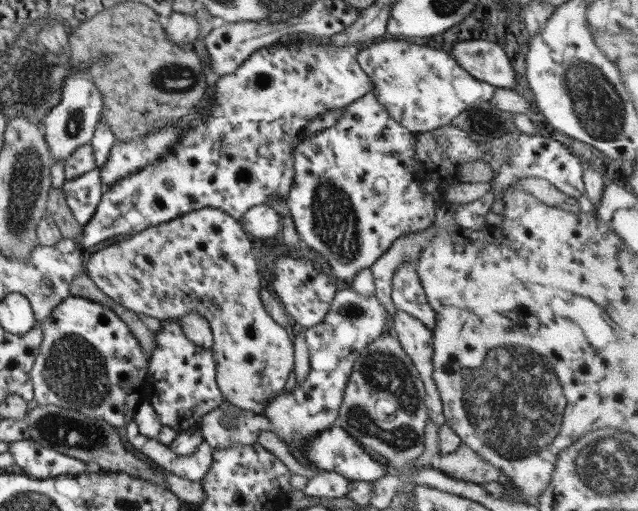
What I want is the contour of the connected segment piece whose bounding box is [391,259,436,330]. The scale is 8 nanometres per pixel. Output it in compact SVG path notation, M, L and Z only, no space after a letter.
M417 260L404 262L392 278L391 299L397 310L404 310L410 316L418 318L428 329L434 329L436 325L436 312L428 304L428 298L424 294L424 288L420 284L418 272L416 272Z

